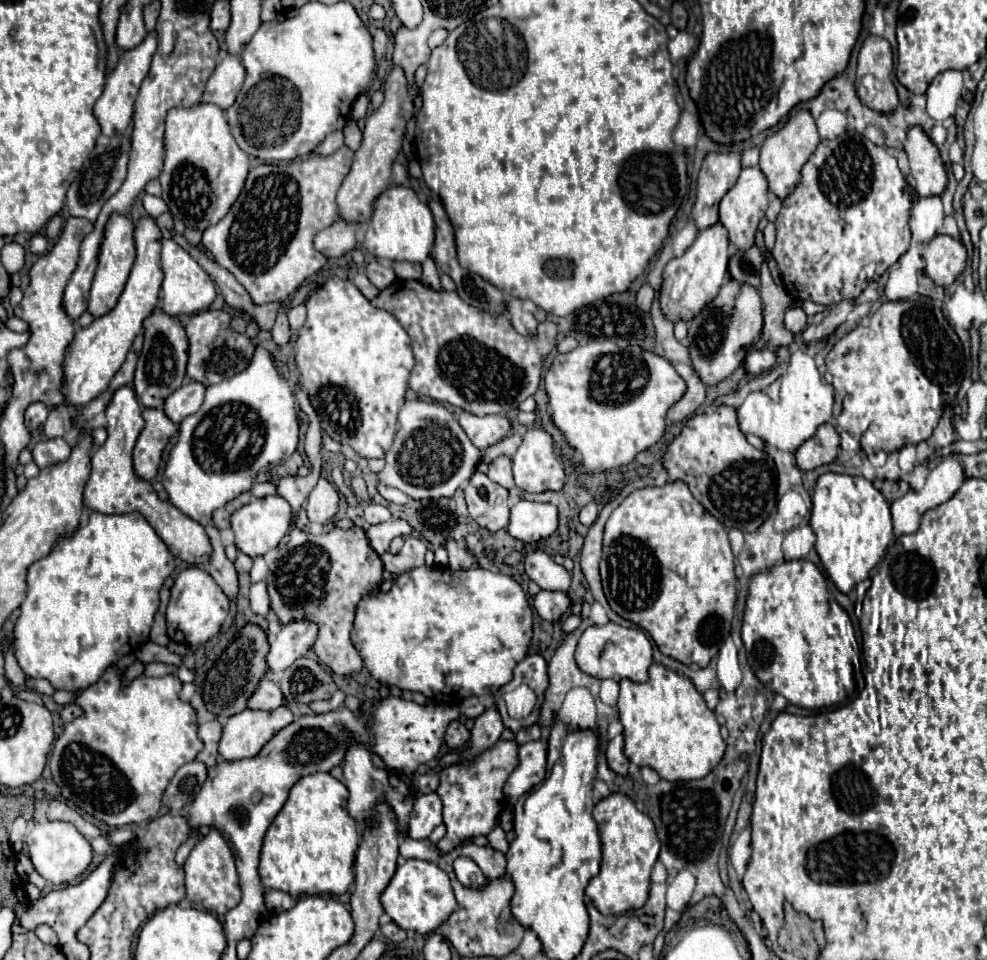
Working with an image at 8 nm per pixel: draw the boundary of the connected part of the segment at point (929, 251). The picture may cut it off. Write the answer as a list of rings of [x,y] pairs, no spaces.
[[[934,236],[922,252],[926,274],[936,286],[950,286],[966,268],[966,248],[960,240],[950,236]]]

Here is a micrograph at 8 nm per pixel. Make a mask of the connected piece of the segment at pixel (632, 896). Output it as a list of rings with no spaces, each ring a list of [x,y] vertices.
[[[620,792],[610,794],[595,805],[594,820],[602,840],[602,864],[600,874],[586,886],[586,894],[604,916],[618,916],[642,908],[648,900],[650,872],[661,849],[652,820],[638,812],[634,802]]]

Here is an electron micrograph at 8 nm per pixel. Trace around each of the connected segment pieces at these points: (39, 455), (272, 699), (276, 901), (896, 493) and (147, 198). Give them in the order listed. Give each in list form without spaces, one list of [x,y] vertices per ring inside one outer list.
[[[52,438],[52,440],[38,442],[32,450],[32,456],[38,468],[46,468],[46,466],[66,462],[70,452],[72,452],[72,446],[64,438]]]
[[[262,678],[258,688],[254,690],[252,698],[248,700],[248,708],[254,708],[254,710],[274,710],[278,706],[282,706],[284,698],[282,698],[282,692],[278,688],[276,682],[272,682],[270,678]]]
[[[266,890],[264,892],[264,902],[266,902],[266,908],[270,912],[284,912],[284,910],[292,908],[296,900],[290,894],[286,894],[286,892],[280,892],[280,890],[270,892],[270,890]]]
[[[904,480],[884,482],[884,486],[882,486],[882,494],[884,494],[884,498],[888,500],[888,504],[894,502],[894,500],[898,500],[898,498],[904,496],[906,492],[910,492],[910,486],[908,486],[908,482],[904,482]]]
[[[146,193],[142,199],[142,203],[146,212],[154,218],[159,217],[165,212],[170,212],[167,204],[164,202],[164,200],[162,200],[161,197]]]

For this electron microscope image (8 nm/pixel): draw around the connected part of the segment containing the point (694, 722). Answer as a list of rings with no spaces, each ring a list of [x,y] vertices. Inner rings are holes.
[[[652,664],[648,674],[650,678],[642,684],[620,680],[618,716],[624,726],[624,756],[636,766],[656,770],[660,778],[670,782],[708,776],[726,750],[714,712],[688,678],[678,676],[662,664]]]

